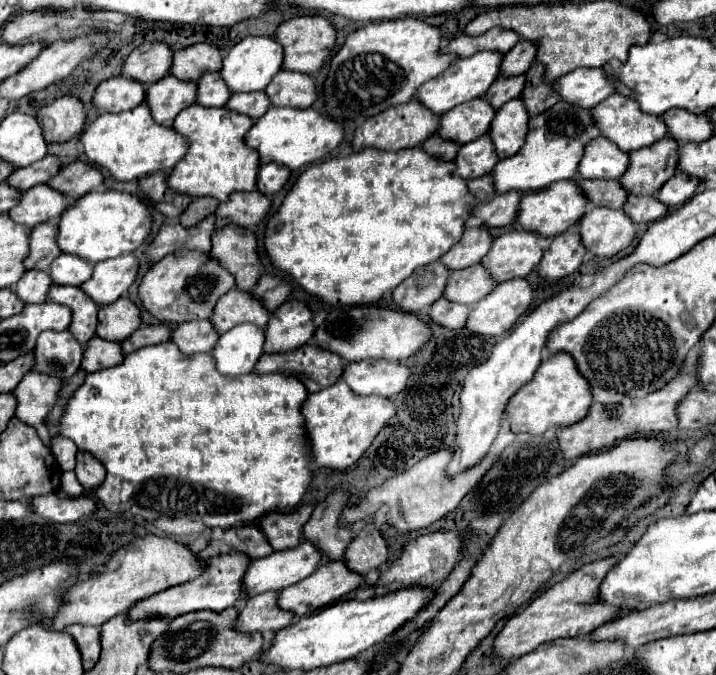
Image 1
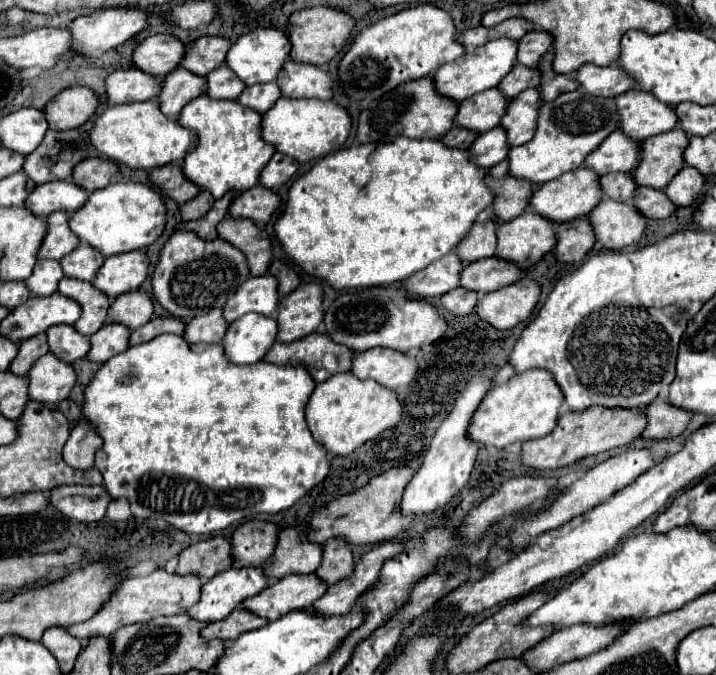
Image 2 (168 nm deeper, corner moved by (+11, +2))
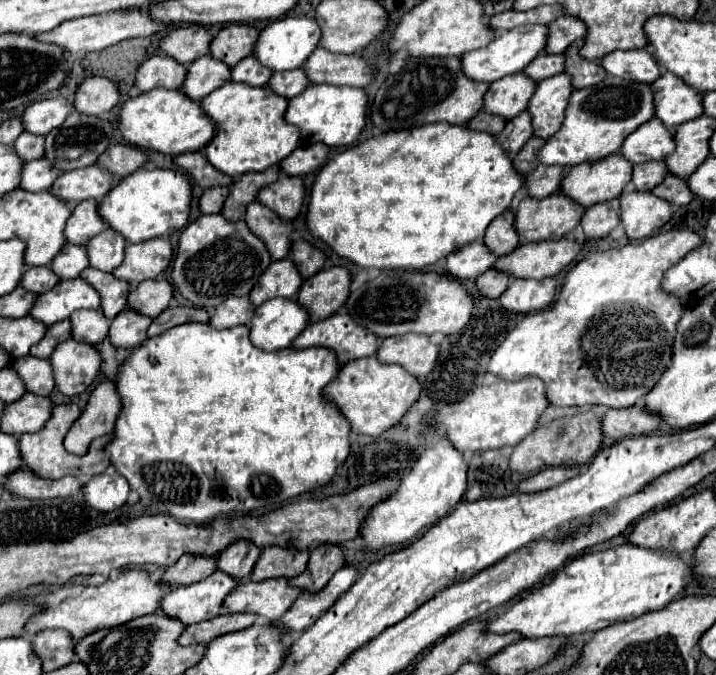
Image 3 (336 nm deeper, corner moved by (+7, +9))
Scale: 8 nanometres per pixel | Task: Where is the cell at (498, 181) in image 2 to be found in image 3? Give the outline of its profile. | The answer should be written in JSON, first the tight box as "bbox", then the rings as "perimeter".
{"bbox":[513,137,563,199],"perimeter":[[[531,137],[525,147],[513,157],[513,167],[523,175],[527,195],[535,199],[543,199],[553,195],[559,189],[563,167],[549,167],[535,159],[535,151],[543,145],[543,139]]]}

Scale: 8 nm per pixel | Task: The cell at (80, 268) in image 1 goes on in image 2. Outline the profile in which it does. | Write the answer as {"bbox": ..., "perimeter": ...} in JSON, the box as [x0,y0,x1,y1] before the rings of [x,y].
{"bbox":[61,244,105,282],"perimeter":[[[83,244],[65,256],[61,260],[61,266],[65,266],[65,276],[91,282],[97,276],[103,262],[105,262],[105,256],[99,250]]]}

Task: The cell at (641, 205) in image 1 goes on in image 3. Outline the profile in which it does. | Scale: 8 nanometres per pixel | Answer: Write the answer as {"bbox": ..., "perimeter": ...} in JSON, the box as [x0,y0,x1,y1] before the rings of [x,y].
{"bbox":[651,175,693,205],"perimeter":[[[667,175],[663,179],[663,183],[659,183],[651,193],[669,201],[671,205],[687,205],[693,199],[685,179],[679,179],[675,175]]]}

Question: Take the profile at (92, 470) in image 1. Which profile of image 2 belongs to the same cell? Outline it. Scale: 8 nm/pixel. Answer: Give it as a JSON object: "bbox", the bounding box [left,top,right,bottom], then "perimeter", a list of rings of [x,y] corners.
{"bbox":[63,420,103,470],"perimeter":[[[79,420],[77,426],[71,430],[67,444],[63,446],[63,460],[77,470],[87,470],[93,466],[93,458],[101,442],[103,440],[93,430],[93,426],[85,420]]]}

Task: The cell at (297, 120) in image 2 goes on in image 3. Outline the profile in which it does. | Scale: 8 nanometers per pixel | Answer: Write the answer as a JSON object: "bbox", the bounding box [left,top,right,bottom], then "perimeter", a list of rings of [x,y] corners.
{"bbox":[285,85,367,147],"perimeter":[[[309,85],[303,93],[289,101],[285,121],[299,127],[301,143],[325,143],[327,147],[345,147],[357,141],[365,127],[367,95],[357,87],[335,87],[335,85]]]}

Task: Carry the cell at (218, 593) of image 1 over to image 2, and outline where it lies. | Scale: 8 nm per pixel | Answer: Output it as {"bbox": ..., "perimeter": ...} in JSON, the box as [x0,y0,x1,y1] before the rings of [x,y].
{"bbox":[67,570,201,638],"perimeter":[[[153,570],[147,576],[125,578],[109,596],[109,600],[101,606],[101,610],[83,624],[73,624],[67,632],[75,638],[93,638],[103,636],[109,638],[113,630],[125,624],[147,622],[157,616],[173,616],[177,612],[185,612],[185,606],[193,606],[197,602],[197,594],[201,594],[201,582],[197,578],[181,578],[177,574],[169,574],[165,570]]]}

